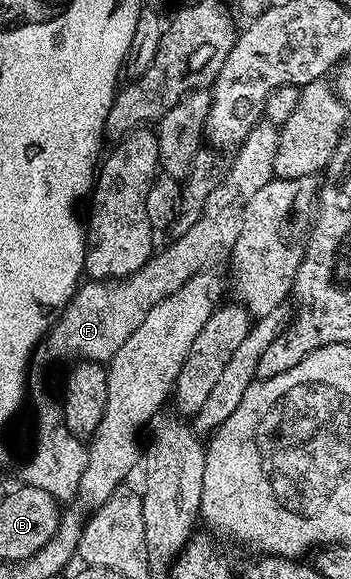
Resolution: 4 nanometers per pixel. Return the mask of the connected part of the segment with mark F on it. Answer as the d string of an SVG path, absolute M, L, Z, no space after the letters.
M260 120L251 129L249 136L245 136L245 140L234 151L235 159L232 162L230 159L221 184L217 184L217 188L213 188L213 192L209 192L209 200L205 200L205 208L201 212L197 224L182 231L178 235L179 239L168 250L163 250L160 254L159 251L152 253L149 261L139 270L118 280L84 281L76 289L74 296L67 301L67 307L52 322L51 329L36 346L27 372L29 406L31 402L31 410L35 413L35 443L32 444L31 455L28 456L27 463L23 466L22 481L26 485L45 488L45 492L49 492L49 496L53 496L55 501L60 504L70 503L79 492L79 477L81 472L85 472L85 464L87 463L87 446L84 443L79 443L82 442L80 435L69 432L69 428L63 423L62 401L56 395L54 398L50 394L51 362L67 362L66 364L74 363L76 360L104 364L110 362L117 352L117 348L121 348L121 344L125 344L125 340L129 340L129 336L133 336L133 331L140 326L141 320L145 320L145 316L149 316L149 311L157 304L161 304L161 300L165 300L165 296L173 296L173 292L177 292L177 288L181 288L181 284L185 284L185 280L189 280L202 270L214 267L216 265L214 262L218 258L226 259L231 253L237 236L241 236L241 212L245 212L245 204L249 200L249 196L253 196L253 192L257 192L257 188L265 188L265 184L271 182L275 173L273 160L278 147L279 126L274 122Z

